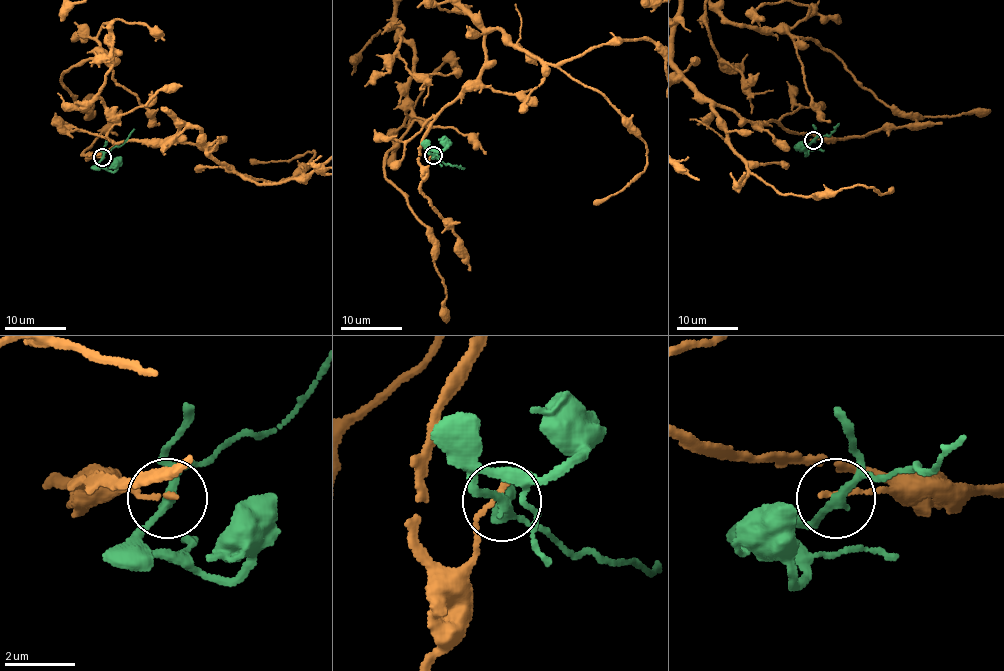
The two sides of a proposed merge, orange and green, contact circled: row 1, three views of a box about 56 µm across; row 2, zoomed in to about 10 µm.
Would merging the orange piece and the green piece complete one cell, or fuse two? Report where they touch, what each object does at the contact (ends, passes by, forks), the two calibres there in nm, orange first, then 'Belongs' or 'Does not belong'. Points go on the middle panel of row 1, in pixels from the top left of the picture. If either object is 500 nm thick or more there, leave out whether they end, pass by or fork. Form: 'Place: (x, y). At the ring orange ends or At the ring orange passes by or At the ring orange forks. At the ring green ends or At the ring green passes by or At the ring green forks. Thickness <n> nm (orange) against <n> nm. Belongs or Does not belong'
Place: (433, 155). At the ring orange ends. At the ring green forks. Thickness 140 nm (orange) against 190 nm. Does not belong

